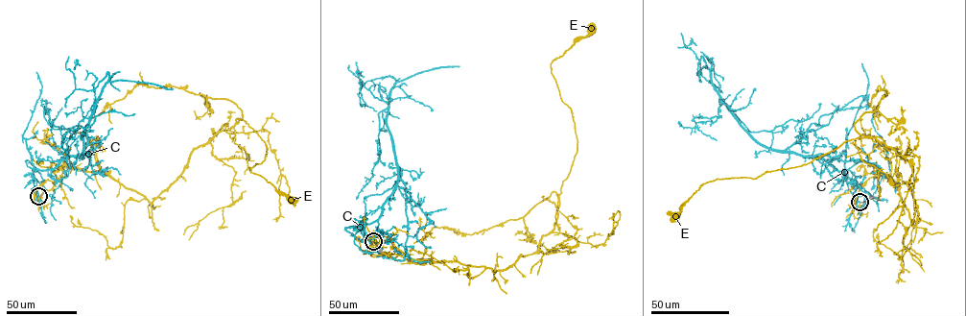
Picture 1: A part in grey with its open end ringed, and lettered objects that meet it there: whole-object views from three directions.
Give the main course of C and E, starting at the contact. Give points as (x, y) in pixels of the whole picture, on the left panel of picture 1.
C: (38, 196), (33, 172), (83, 154), (83, 129), (108, 73), (66, 99), (65, 113), (75, 108)
E: (38, 196), (56, 170), (73, 166), (152, 203), (194, 149), (238, 119), (267, 149), (251, 171), (294, 200)

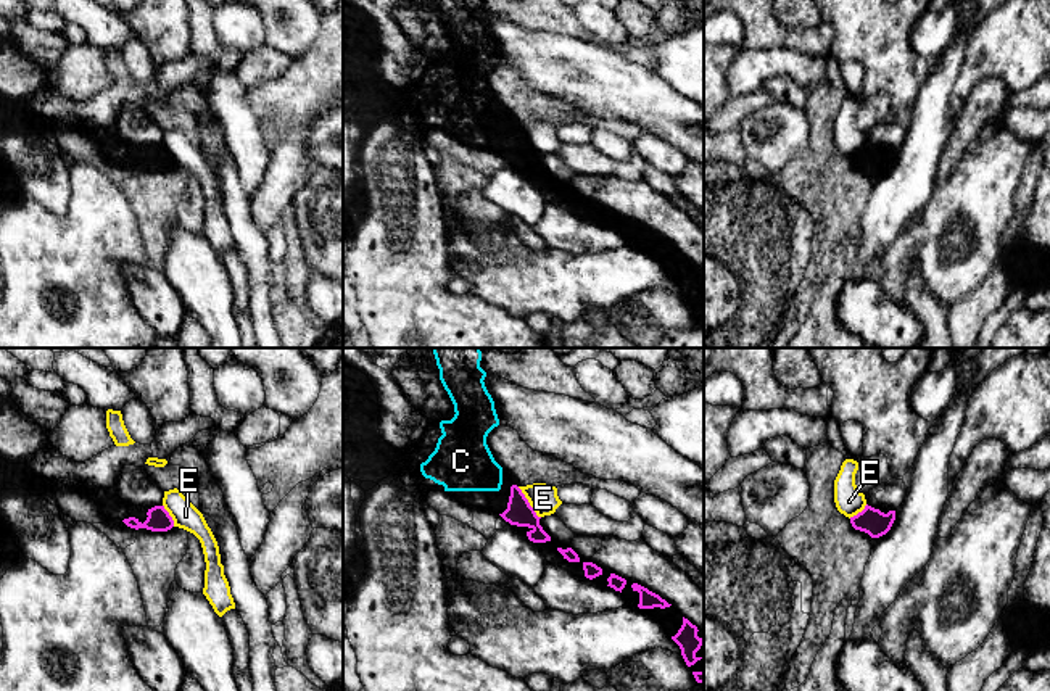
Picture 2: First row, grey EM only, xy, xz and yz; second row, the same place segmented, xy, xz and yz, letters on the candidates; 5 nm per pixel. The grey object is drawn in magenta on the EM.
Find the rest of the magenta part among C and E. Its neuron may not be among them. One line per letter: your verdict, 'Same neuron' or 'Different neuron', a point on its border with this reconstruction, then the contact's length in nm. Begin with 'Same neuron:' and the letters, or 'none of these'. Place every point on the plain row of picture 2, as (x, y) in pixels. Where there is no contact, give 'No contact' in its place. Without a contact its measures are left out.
Same neuron: C
C: Same neuron. No contact
E: Different neuron. Touches magenta at xz (529, 142). Shared border 200 nm

